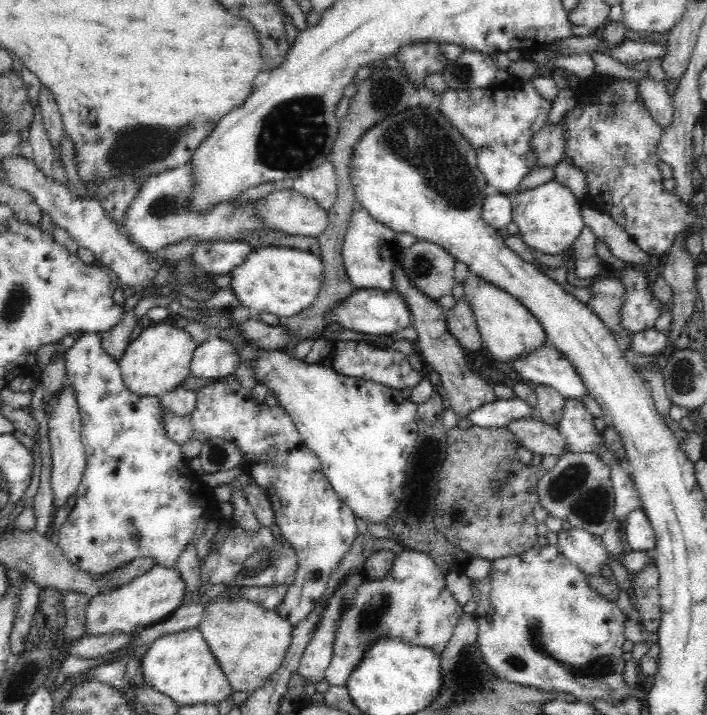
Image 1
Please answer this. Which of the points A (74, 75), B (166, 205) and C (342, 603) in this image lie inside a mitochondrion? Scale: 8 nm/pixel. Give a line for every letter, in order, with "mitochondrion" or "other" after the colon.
A: other
B: mitochondrion
C: mitochondrion

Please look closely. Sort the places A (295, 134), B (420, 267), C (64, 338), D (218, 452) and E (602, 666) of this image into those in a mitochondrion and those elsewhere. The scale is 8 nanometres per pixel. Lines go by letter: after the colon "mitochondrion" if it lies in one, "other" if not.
A: mitochondrion
B: mitochondrion
C: other
D: mitochondrion
E: mitochondrion

